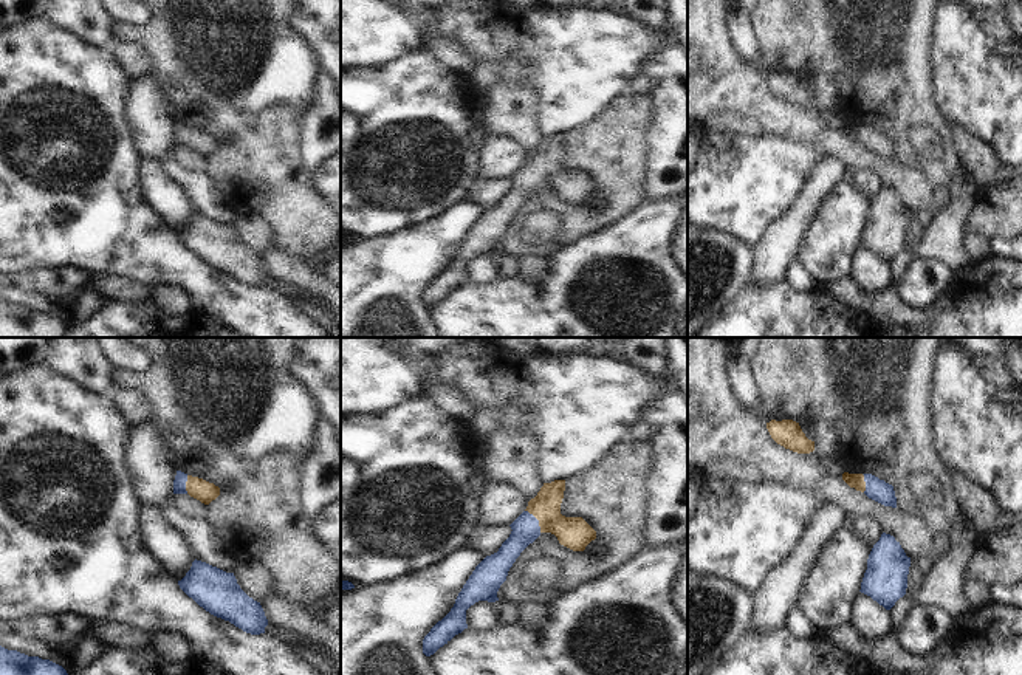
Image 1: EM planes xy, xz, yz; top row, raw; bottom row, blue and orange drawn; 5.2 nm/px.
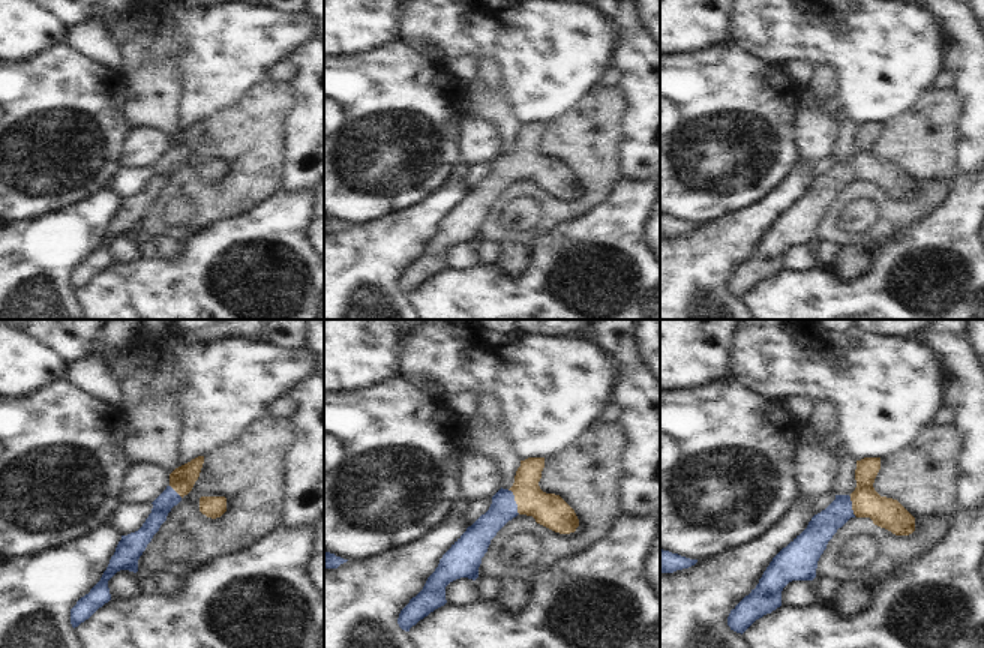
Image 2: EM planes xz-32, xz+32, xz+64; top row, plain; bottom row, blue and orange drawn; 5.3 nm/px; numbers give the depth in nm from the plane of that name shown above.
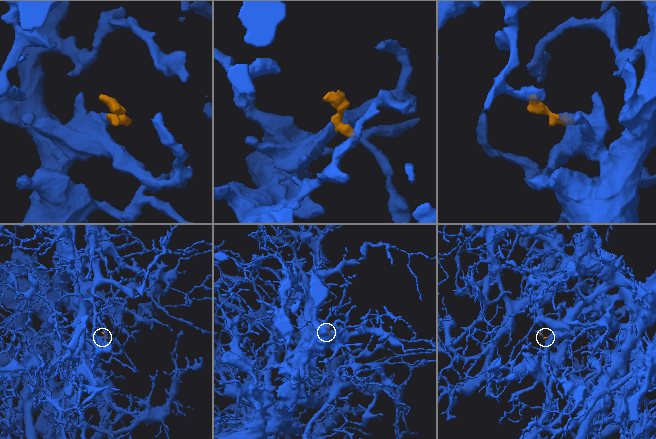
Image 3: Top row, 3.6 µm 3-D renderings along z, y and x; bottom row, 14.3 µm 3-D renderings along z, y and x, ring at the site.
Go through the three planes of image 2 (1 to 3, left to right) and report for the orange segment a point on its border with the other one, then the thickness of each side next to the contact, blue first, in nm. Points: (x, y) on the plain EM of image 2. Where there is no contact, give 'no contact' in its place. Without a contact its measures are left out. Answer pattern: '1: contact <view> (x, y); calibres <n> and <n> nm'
1: contact xz-32 (174, 155); calibres 100 and 140 nm
2: contact xz+32 (515, 165); calibres 140 and 180 nm
3: contact xz+64 (851, 170); calibres 150 and 170 nm

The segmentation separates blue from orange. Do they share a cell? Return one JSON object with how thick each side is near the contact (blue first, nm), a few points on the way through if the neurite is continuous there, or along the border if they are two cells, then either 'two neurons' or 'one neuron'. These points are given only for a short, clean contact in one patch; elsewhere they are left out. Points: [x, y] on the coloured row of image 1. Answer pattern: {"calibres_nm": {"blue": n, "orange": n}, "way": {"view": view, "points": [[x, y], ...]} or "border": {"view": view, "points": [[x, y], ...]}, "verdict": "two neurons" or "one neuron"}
{"calibres_nm": {"blue": 140, "orange": 170}, "way": {"view": "xz", "points": [[525, 528], [538, 520], [552, 520], [575, 533]]}, "verdict": "one neuron"}

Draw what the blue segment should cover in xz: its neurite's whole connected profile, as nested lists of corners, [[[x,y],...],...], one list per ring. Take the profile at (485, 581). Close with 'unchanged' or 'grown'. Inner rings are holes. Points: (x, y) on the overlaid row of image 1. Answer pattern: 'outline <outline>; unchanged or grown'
outline [[[565,480],[544,483],[526,509],[509,525],[511,534],[497,553],[486,556],[472,571],[458,593],[451,612],[438,621],[423,639],[423,653],[434,655],[455,635],[468,629],[466,610],[478,601],[499,601],[497,591],[520,553],[542,533],[551,533],[559,543],[584,551],[596,539],[596,531],[582,517],[561,514]]]; grown

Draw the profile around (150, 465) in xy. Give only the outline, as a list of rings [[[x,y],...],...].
[[[152,423],[130,426],[125,463],[138,503],[161,509],[173,495],[177,468],[170,449]]]

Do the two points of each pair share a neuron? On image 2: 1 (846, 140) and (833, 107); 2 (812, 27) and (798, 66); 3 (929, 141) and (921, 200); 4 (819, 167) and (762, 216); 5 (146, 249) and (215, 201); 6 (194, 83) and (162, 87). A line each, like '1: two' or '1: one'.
1: one
2: two
3: one
4: two
5: two
6: two

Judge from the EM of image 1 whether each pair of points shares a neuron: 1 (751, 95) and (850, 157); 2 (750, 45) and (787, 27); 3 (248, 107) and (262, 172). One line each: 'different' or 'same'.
1: same
2: different
3: same

